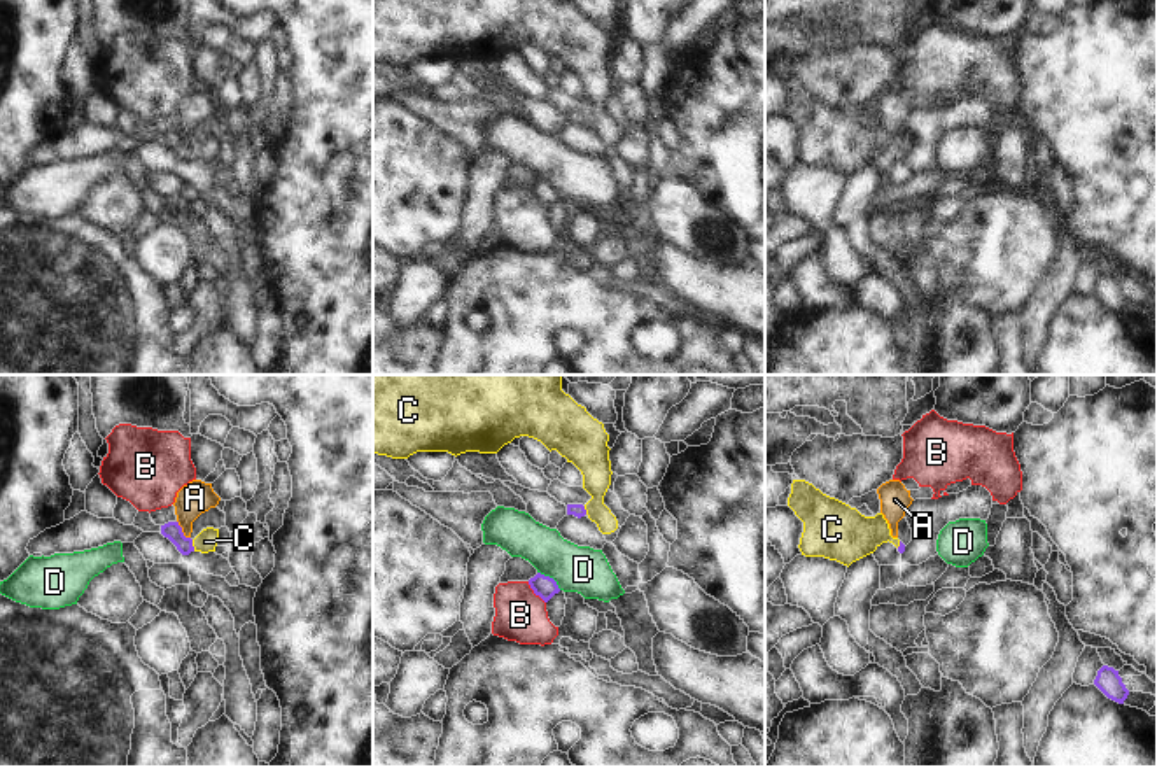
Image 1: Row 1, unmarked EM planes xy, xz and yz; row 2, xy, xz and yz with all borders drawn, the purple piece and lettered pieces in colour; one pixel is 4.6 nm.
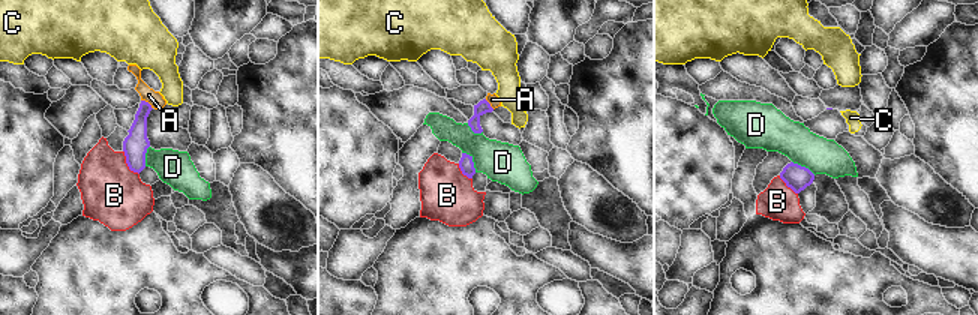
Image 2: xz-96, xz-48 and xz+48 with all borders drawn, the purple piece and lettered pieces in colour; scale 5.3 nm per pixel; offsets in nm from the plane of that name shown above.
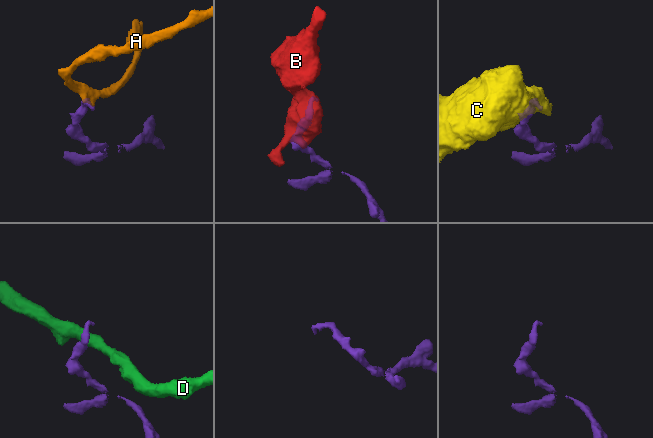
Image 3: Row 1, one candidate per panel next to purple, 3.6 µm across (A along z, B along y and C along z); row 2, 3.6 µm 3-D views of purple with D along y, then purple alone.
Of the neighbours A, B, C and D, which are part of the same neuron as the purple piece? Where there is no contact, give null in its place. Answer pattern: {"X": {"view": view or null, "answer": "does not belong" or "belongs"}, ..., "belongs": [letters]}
{"A": {"view": "xy", "answer": "does not belong"}, "B": {"view": "xz", "answer": "does not belong"}, "C": {"view": "xy", "answer": "does not belong"}, "D": {"view": "xz", "answer": "does not belong"}, "belongs": []}

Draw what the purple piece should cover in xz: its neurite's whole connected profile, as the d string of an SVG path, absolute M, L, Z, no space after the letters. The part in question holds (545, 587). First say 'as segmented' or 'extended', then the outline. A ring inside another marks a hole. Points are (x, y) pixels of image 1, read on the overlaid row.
as segmented; M537 573L529 580L530 588L536 595L539 595L544 602L548 602L555 594L560 592L557 581L550 576Z

